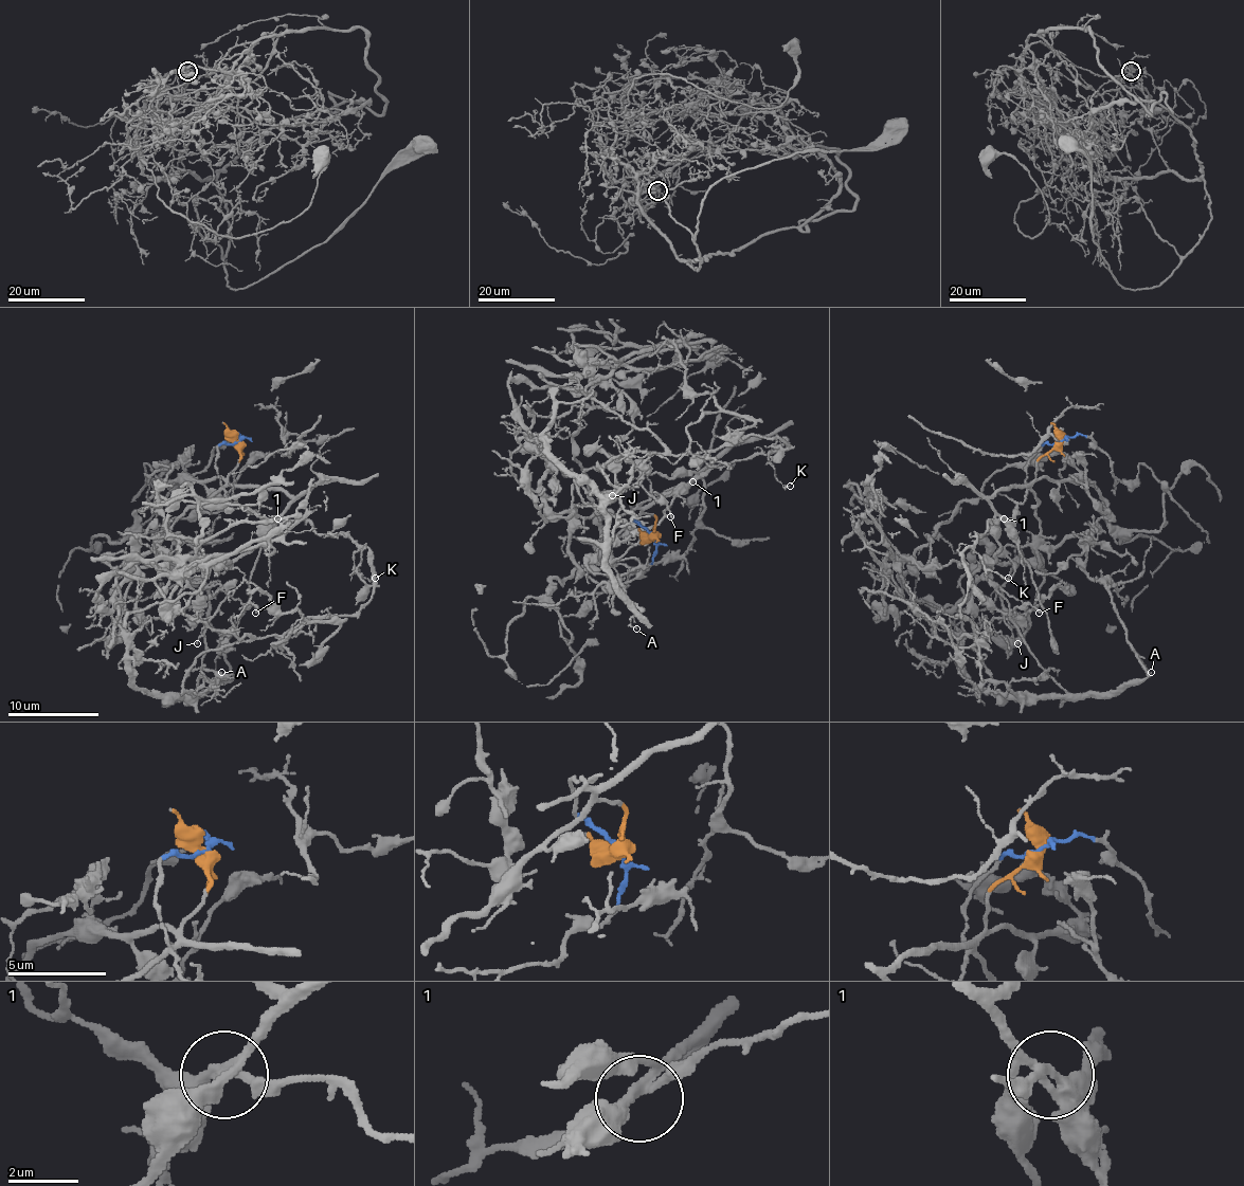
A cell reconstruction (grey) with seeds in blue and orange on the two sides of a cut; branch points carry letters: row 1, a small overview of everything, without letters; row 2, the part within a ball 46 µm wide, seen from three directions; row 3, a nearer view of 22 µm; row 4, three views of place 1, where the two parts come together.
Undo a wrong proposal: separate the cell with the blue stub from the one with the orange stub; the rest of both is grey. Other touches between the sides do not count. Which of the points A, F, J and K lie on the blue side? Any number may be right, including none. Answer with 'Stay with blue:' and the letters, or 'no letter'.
Stay with blue: K

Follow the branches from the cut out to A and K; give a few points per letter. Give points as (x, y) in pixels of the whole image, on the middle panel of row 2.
A: (655, 537), (644, 510), (705, 469), (666, 478), (602, 449), (620, 492), (607, 575), (636, 630)
K: (655, 537), (632, 517), (630, 506), (657, 494), (671, 494), (715, 467), (772, 451), (774, 476), (790, 486)

